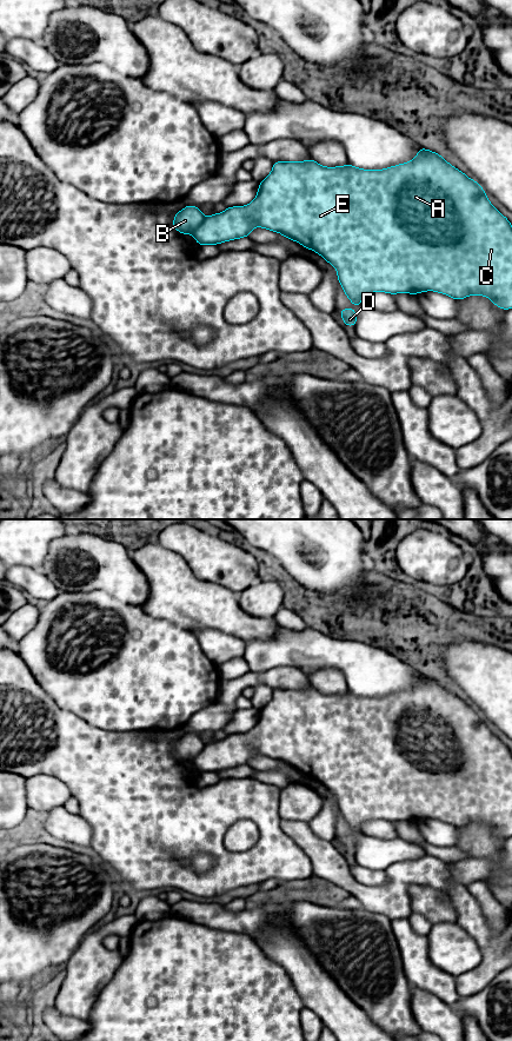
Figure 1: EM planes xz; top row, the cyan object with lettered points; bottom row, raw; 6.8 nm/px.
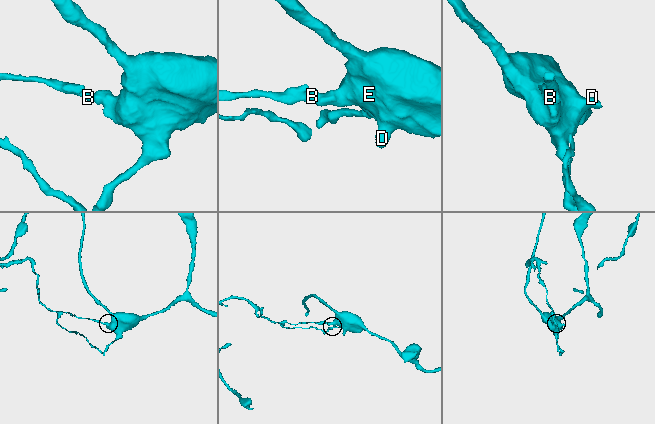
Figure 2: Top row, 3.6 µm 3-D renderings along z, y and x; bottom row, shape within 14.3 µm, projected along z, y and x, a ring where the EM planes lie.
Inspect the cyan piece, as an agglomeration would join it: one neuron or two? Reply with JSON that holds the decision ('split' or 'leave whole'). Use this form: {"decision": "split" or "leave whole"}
{"decision": "split"}

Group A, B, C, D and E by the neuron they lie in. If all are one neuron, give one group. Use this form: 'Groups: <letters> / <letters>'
Groups: A C D E / B

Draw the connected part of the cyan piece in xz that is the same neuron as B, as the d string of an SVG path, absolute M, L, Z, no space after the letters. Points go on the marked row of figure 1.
M187 205L174 216L173 226L180 233L192 234L202 220L201 210L198 206Z

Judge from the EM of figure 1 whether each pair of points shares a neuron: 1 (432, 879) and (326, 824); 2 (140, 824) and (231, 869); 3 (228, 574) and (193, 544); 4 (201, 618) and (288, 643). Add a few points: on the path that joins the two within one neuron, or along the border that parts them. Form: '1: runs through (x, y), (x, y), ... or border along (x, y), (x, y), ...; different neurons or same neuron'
1: border along (307, 823), (320, 839), (331, 842); different neurons
2: runs through (164, 824), (190, 824), (211, 846); same neuron
3: runs through (220, 565), (201, 551); same neuron
4: border along (283, 628), (266, 638), (253, 638), (245, 642); different neurons

